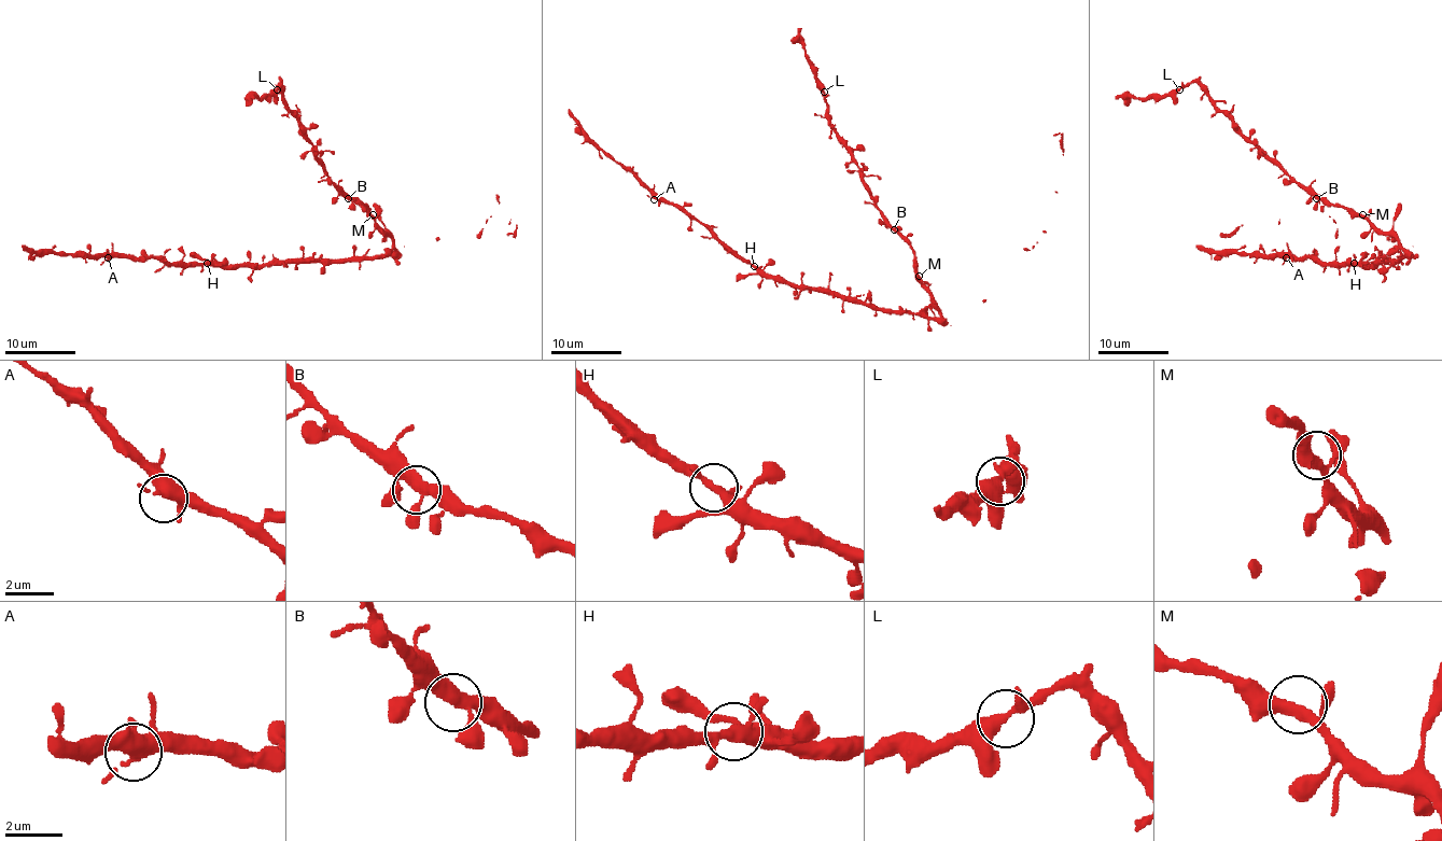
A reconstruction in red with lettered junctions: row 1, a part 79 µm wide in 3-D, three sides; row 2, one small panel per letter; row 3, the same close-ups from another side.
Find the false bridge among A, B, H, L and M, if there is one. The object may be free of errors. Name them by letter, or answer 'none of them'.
none of them

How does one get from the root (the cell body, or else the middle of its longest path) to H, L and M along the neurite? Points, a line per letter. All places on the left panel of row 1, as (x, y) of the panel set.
H: (368, 257), (294, 258), (275, 264), (207, 263)
L: (368, 257), (390, 253), (393, 241), (365, 206), (330, 179), (307, 127), (285, 104), (282, 83), (277, 90)
M: (368, 257), (381, 257), (393, 250), (393, 241), (373, 214)

